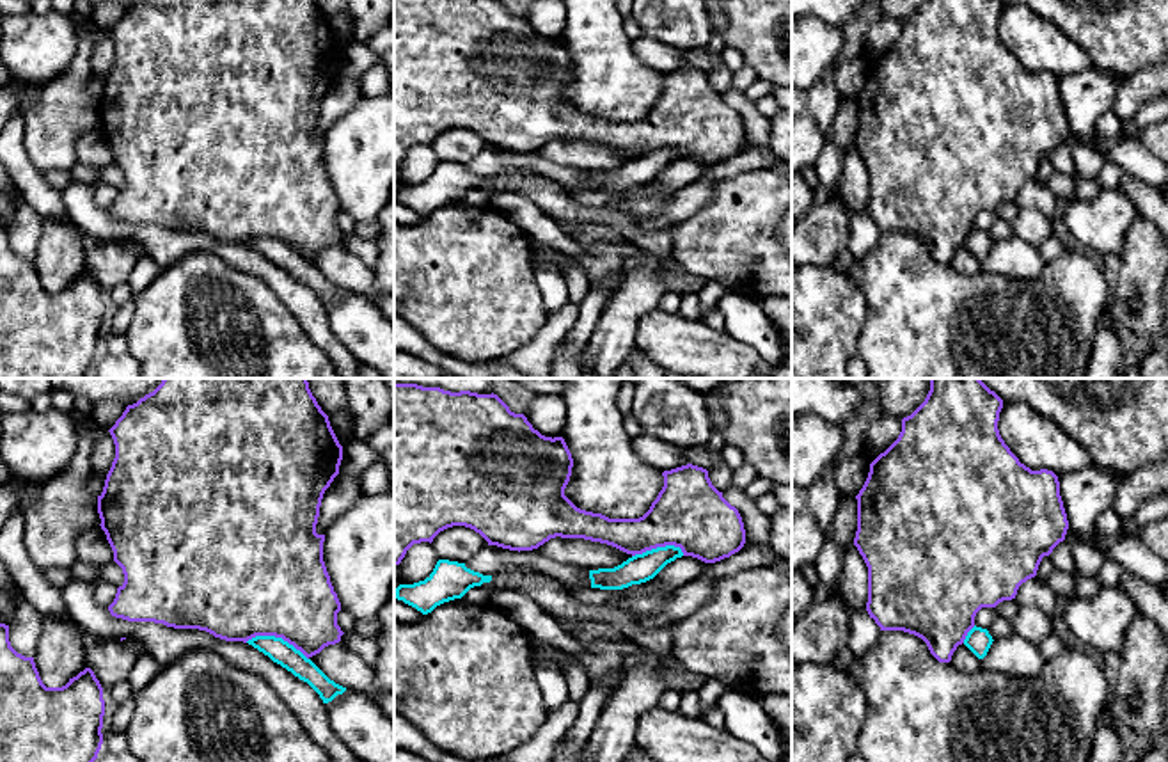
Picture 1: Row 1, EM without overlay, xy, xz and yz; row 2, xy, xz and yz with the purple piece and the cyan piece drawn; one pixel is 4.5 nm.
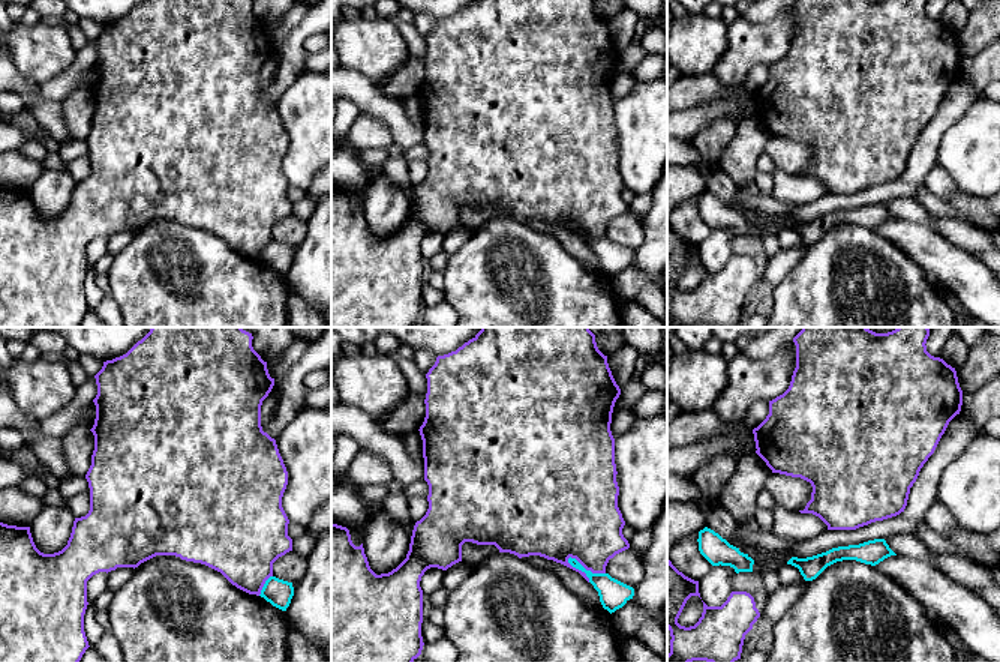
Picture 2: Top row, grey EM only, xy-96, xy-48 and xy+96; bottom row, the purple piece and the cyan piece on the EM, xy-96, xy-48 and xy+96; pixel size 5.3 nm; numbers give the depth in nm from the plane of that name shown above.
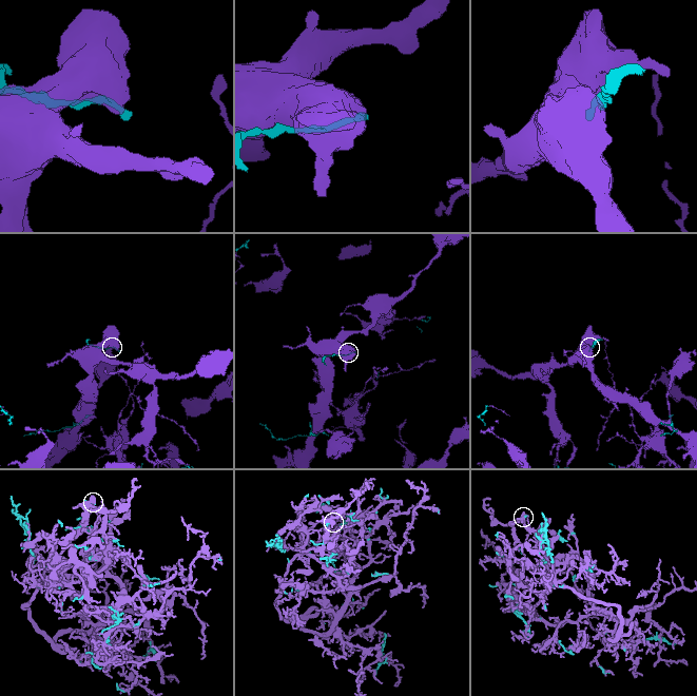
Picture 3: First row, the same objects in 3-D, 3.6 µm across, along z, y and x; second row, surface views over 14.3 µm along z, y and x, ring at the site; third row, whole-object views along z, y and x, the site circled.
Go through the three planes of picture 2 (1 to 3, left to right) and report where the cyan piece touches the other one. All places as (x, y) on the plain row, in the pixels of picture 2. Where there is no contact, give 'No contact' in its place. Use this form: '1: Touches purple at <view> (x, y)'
1: Touches purple at xy-96 (263, 249)
2: Touches purple at xy-48 (586, 233)
3: No contact

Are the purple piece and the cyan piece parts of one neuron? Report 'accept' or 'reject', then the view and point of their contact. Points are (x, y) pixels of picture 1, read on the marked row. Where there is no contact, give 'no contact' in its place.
accept | xy (277, 636)

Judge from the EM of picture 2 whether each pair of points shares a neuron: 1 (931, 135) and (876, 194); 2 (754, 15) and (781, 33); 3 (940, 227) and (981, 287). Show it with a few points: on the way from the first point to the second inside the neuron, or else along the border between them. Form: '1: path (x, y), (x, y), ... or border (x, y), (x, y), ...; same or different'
1: path (925, 153), (918, 168), (894, 189); same
2: border (778, 15), (763, 23), (750, 23), (742, 17); different
3: border (931, 227), (981, 261); different

